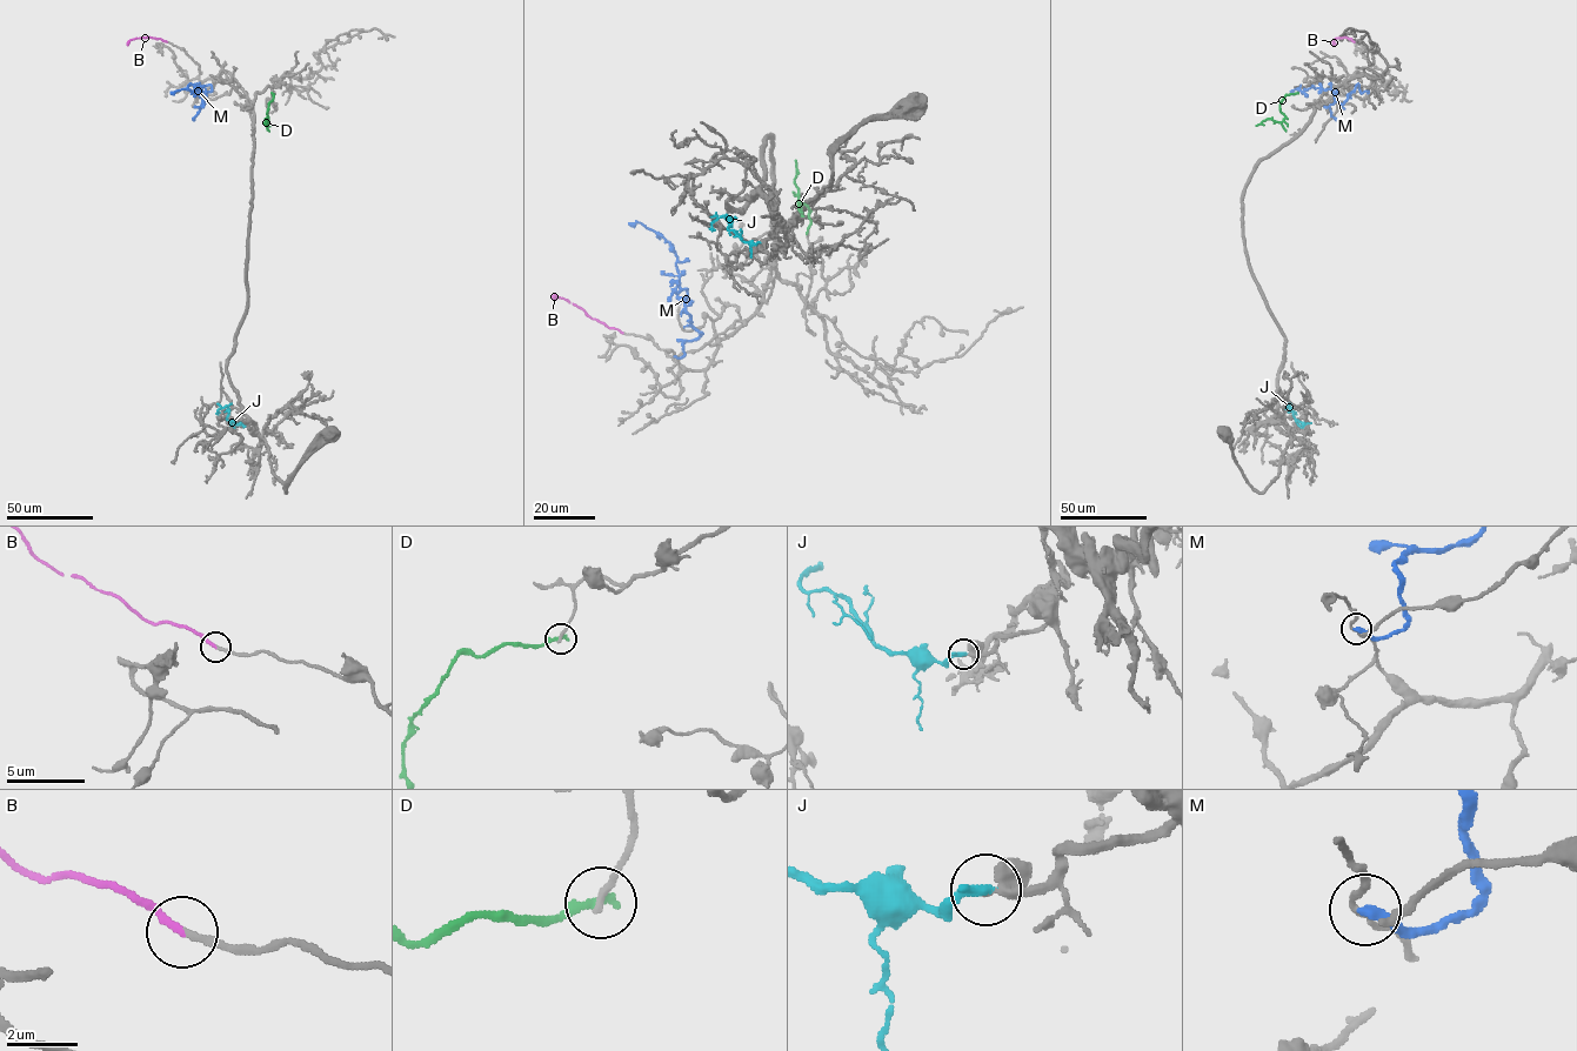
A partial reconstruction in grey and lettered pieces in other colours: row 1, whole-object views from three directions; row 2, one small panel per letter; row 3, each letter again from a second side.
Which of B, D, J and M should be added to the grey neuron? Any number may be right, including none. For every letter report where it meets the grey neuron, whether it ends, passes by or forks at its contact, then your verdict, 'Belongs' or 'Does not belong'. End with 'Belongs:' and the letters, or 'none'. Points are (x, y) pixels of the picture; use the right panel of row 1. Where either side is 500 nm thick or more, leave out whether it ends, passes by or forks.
B: Touches grey at (1354, 41). It ends there. Belongs
D: Touches grey at (1297, 93). It ends there. Does not belong
J: Touches grey at (1303, 426). It ends there. Belongs
M: Touches grey at (1368, 93). It ends there. Does not belong
Belongs: B, J

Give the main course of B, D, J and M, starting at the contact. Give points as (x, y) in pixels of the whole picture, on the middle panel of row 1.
B: (622, 333), (592, 319), (563, 299), (553, 296)
D: (807, 233), (810, 212), (802, 202), (797, 208), (800, 212), (795, 160)
J: (760, 242), (744, 242), (735, 231), (728, 229), (727, 216), (714, 220), (712, 231)
M: (674, 356), (682, 356), (682, 343), (701, 333), (676, 296), (676, 256), (663, 238), (640, 222), (628, 225)

